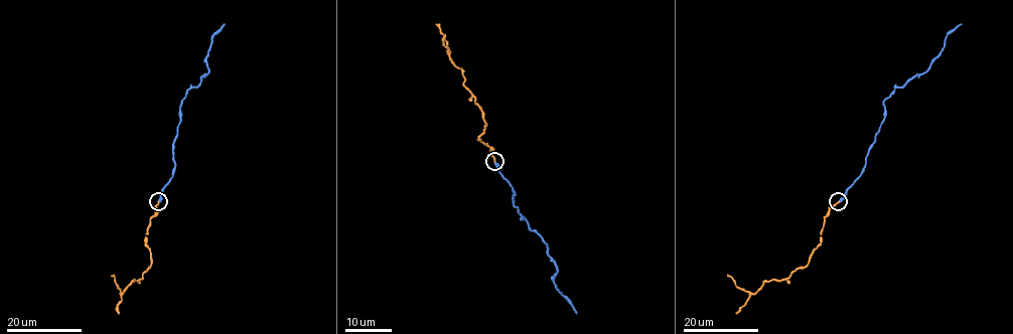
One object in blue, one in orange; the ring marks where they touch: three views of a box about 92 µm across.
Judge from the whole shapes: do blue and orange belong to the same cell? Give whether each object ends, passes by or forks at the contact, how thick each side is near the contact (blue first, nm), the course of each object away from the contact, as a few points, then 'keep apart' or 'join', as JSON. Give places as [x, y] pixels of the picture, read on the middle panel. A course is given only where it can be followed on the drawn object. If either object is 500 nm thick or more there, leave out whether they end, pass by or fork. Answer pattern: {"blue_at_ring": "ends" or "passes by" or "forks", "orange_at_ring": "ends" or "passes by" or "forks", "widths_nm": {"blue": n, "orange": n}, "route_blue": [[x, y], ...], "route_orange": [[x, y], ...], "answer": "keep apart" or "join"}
{"blue_at_ring": "ends", "orange_at_ring": "ends", "widths_nm": {"blue": 360, "orange": 220}, "route_blue": [[493, 161], [515, 193], [513, 199], [522, 218], [548, 248], [557, 272], [553, 283], [576, 314]], "route_orange": [[493, 161], [490, 149], [478, 139], [485, 124], [483, 112], [463, 85], [462, 69], [449, 57], [436, 24]], "answer": "keep apart"}

